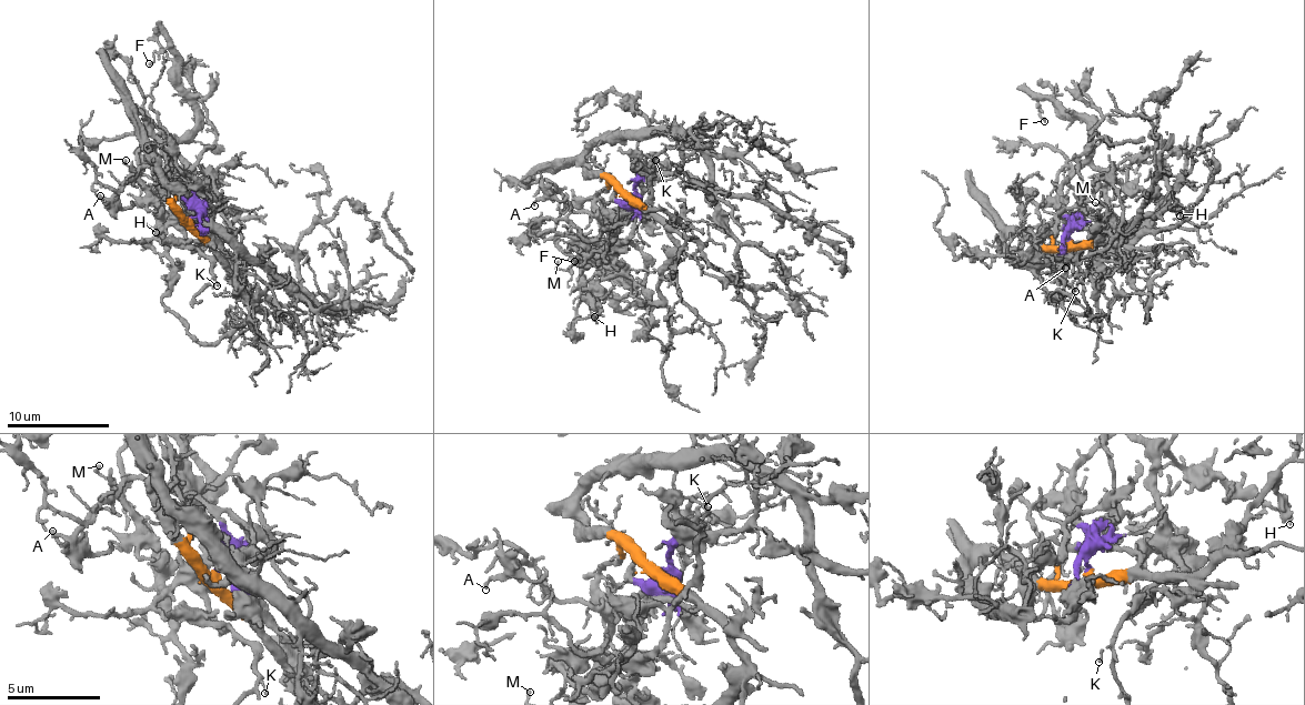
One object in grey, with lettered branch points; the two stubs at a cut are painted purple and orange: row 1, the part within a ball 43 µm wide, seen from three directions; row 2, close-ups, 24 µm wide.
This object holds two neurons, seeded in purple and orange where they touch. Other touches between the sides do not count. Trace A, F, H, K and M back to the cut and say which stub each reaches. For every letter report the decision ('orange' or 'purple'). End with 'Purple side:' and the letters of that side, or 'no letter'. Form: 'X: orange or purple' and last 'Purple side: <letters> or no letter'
A: purple
F: purple
H: purple
K: purple
M: purple
Purple side: A, F, H, K, M

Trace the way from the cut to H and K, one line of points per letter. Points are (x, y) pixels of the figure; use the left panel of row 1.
H: (189, 215), (197, 214), (197, 197), (166, 142), (170, 140), (184, 168), (163, 175), (156, 232)
K: (189, 215), (197, 214), (197, 197), (170, 140), (184, 167), (180, 199), (189, 248), (211, 261), (217, 285)

